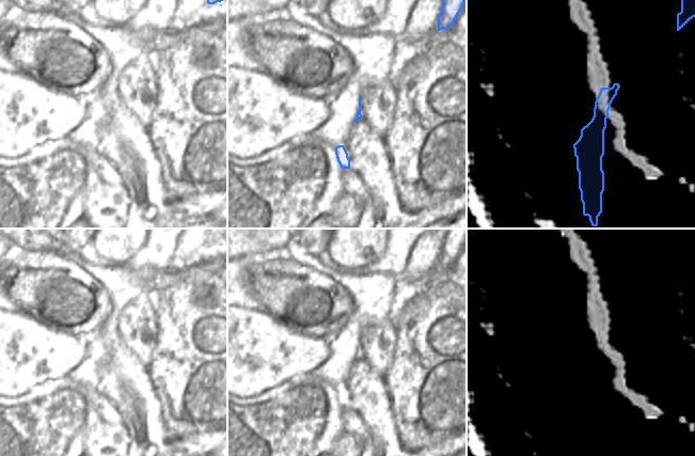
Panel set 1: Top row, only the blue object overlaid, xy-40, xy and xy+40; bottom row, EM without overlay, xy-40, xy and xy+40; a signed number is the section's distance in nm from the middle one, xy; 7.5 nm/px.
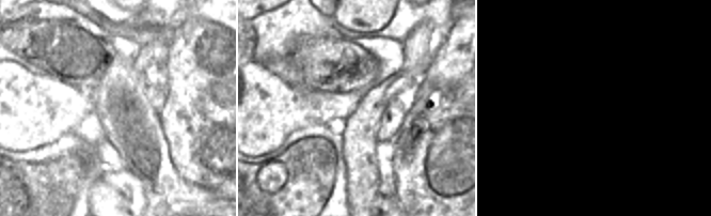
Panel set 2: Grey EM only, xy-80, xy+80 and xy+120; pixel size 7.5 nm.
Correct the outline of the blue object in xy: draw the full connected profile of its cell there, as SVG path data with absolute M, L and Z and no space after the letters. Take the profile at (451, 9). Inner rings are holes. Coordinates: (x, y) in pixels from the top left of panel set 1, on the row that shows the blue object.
M441 0L442 11L438 14L438 31L448 30L461 12L465 0Z

